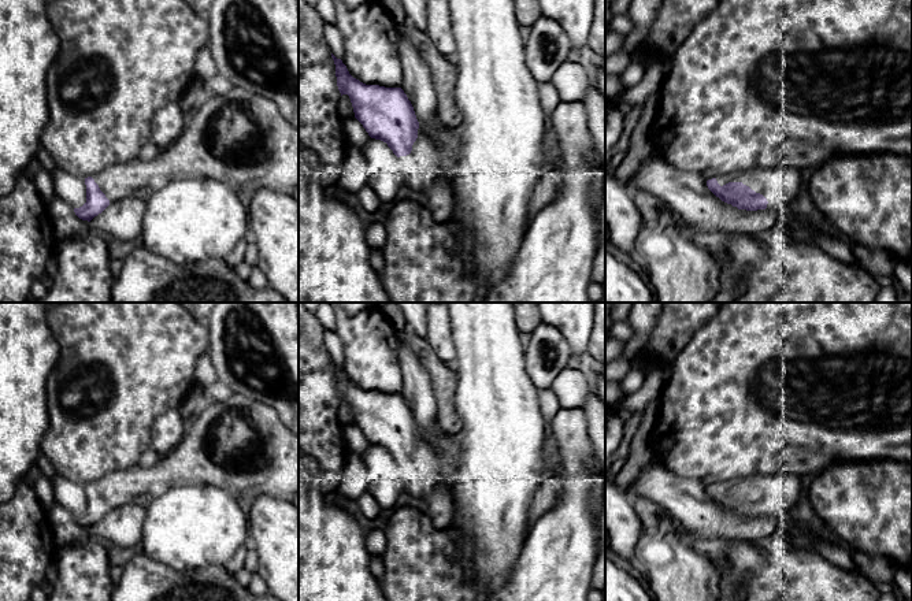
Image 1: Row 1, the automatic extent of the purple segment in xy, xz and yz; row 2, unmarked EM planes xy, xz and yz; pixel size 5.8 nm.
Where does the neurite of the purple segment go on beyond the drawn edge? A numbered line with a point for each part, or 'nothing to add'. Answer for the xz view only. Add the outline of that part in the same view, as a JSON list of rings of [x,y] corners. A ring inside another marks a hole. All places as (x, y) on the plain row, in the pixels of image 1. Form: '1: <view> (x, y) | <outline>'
1: xz (423, 474) | [[[438,424],[431,435],[419,430],[411,460],[397,464],[405,486],[405,498],[419,502],[440,487],[453,497],[452,481],[460,455],[457,439],[442,431]]]

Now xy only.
1: xy (240, 445) | [[[233,393],[226,401],[212,401],[197,412],[188,423],[181,442],[171,452],[162,456],[155,465],[144,468],[137,464],[126,470],[118,470],[93,481],[92,485],[110,509],[129,502],[147,505],[168,489],[181,485],[216,486],[244,502],[260,494],[292,501],[299,493],[299,437],[282,423],[271,405]]]

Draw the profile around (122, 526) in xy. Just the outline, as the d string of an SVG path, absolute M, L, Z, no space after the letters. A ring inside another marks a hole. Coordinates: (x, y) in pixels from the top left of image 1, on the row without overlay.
M129 502L110 509L101 520L90 527L92 538L119 548L140 545L145 516L145 505L138 502Z

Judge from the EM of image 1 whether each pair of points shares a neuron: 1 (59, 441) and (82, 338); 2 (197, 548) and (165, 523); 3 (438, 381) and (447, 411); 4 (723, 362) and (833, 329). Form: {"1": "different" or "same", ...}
{"1": "same", "2": "same", "3": "same", "4": "same"}

